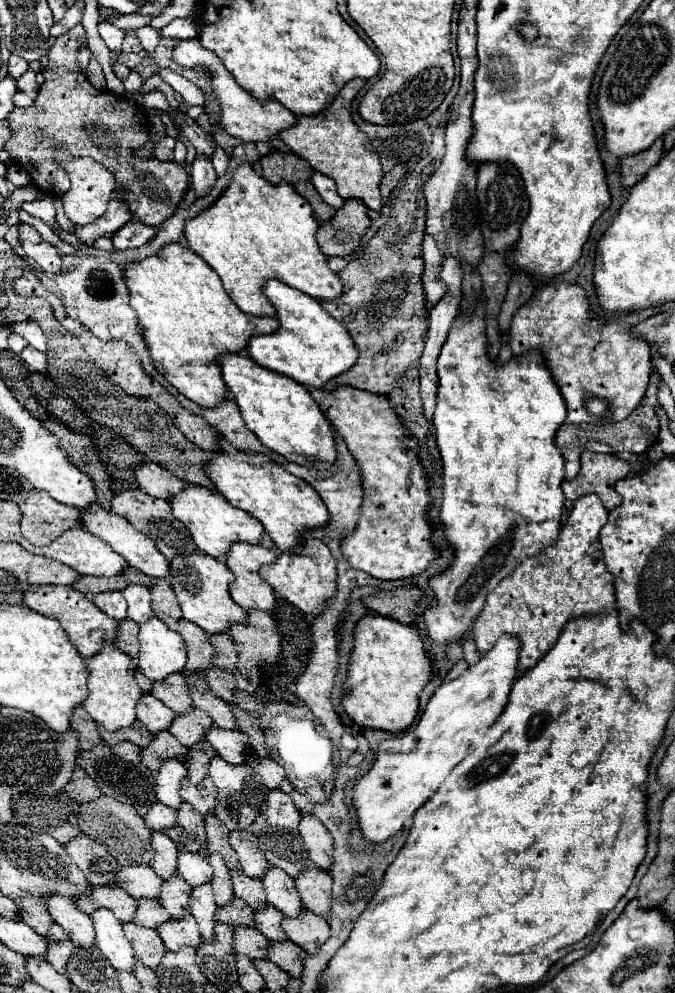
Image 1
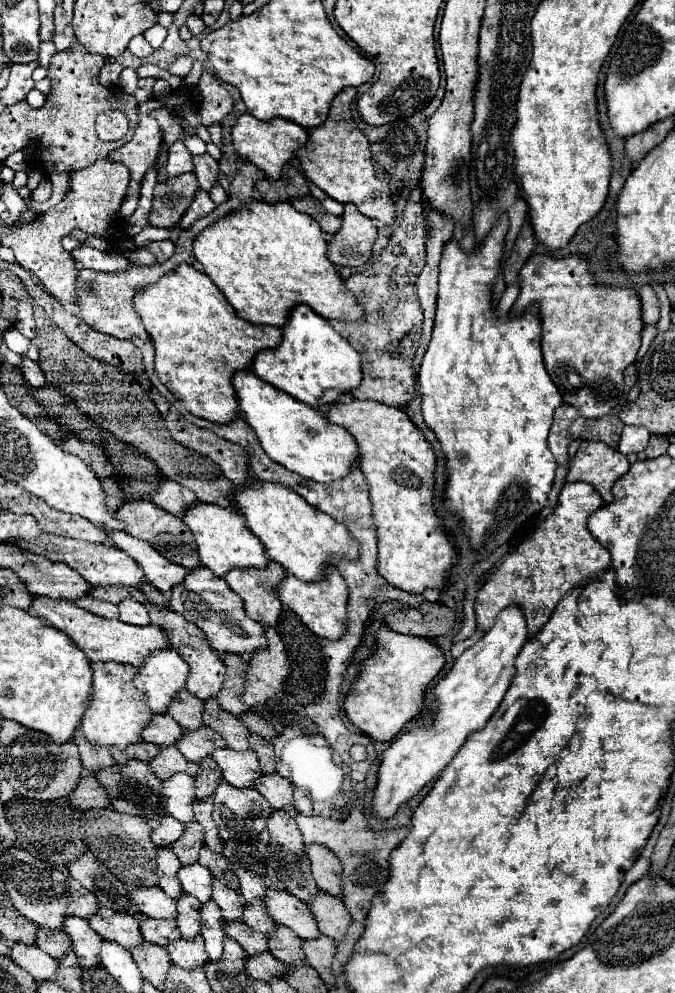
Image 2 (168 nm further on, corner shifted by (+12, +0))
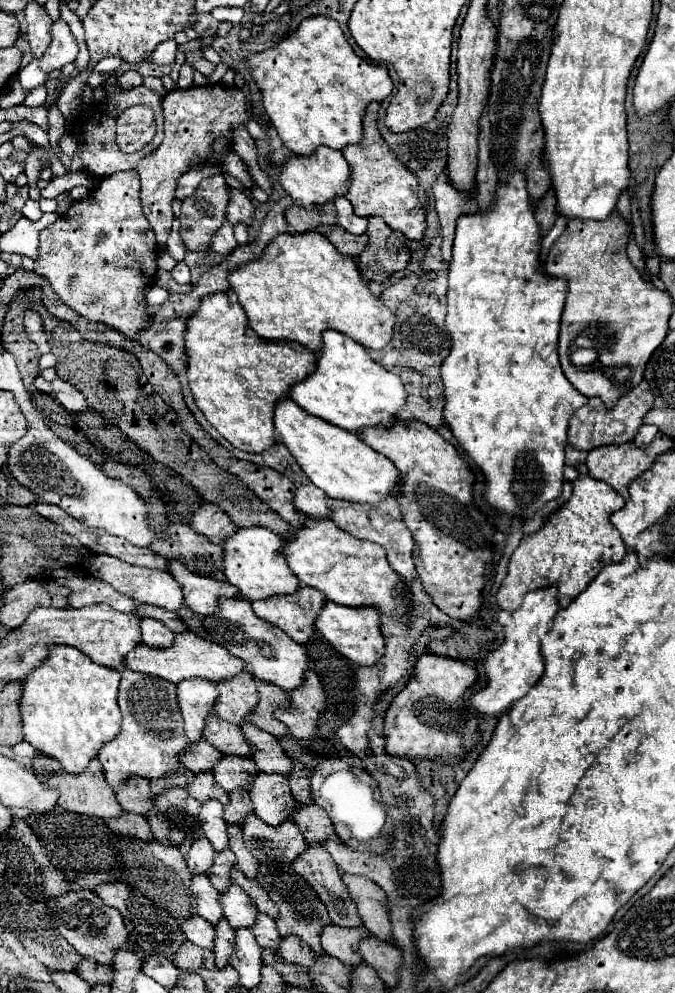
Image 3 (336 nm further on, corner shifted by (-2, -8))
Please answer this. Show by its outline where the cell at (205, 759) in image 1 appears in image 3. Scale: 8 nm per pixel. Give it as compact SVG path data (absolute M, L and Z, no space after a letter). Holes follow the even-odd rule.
M237 789L235 793L229 795L229 805L225 805L227 823L243 825L245 817L251 813L253 813L253 803L249 799L249 793L245 793L243 789Z

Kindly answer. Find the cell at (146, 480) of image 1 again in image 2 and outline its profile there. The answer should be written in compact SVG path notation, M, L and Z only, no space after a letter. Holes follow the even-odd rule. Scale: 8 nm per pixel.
M159 481L159 489L151 493L151 501L173 515L181 515L185 507L189 507L197 499L191 489L179 485L177 481Z

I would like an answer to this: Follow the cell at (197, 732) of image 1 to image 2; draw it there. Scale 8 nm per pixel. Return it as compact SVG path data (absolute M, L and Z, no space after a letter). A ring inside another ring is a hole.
M201 725L199 729L191 731L191 729L183 729L183 735L177 739L175 747L193 763L199 763L203 757L211 755L213 749L217 747L225 747L225 741L209 727Z

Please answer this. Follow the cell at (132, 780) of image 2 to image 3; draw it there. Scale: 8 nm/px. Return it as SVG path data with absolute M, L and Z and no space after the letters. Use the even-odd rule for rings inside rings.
M167 789L155 799L155 805L159 805L159 813L147 817L151 821L155 841L179 847L187 839L195 841L203 837L199 817L201 803L189 797L185 789Z

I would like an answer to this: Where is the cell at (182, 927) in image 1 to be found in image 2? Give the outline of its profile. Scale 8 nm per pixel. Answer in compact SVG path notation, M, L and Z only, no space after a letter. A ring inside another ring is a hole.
M197 935L193 941L189 939L177 939L171 941L169 945L165 945L171 961L179 967L185 969L193 969L193 967L203 967L205 961L209 961L205 949L203 949L203 941L201 935Z

